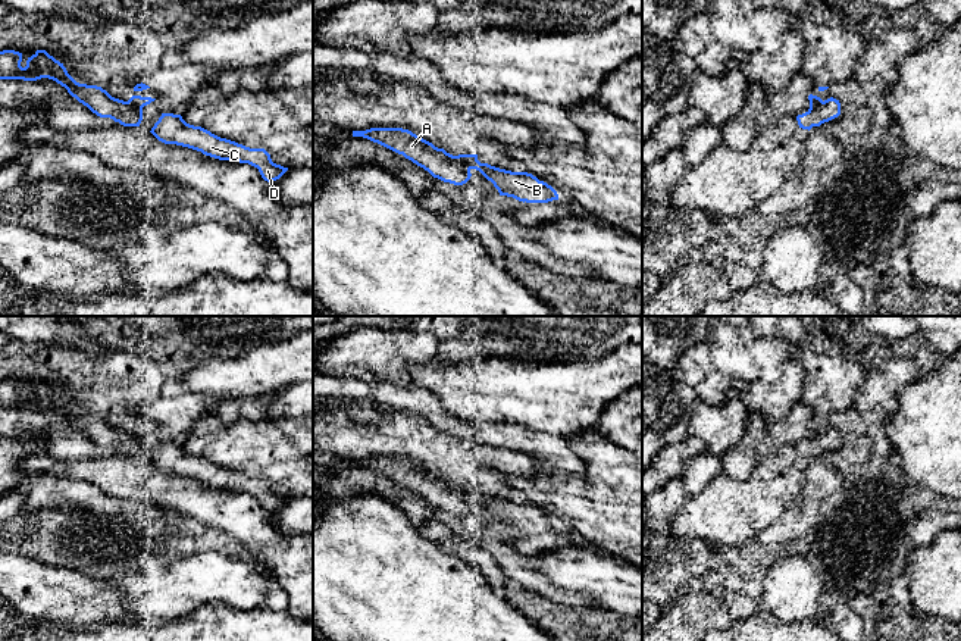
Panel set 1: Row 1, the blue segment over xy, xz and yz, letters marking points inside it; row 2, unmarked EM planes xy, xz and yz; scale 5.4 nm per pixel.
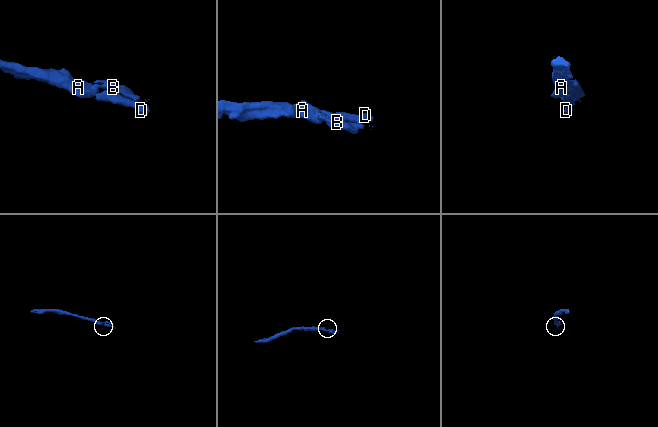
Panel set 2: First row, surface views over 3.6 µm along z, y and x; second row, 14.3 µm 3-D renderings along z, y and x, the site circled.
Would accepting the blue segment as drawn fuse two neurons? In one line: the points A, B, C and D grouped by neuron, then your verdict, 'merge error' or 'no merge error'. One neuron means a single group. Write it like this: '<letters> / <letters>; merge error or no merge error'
A C D / B; merge error

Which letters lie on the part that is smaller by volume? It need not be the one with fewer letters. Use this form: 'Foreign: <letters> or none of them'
Foreign: B

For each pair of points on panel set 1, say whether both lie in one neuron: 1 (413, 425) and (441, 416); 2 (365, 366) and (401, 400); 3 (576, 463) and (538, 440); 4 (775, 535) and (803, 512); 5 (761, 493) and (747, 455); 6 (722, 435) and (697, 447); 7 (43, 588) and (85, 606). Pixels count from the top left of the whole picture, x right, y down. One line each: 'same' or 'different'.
1: different
2: different
3: same
4: same
5: different
6: different
7: same

